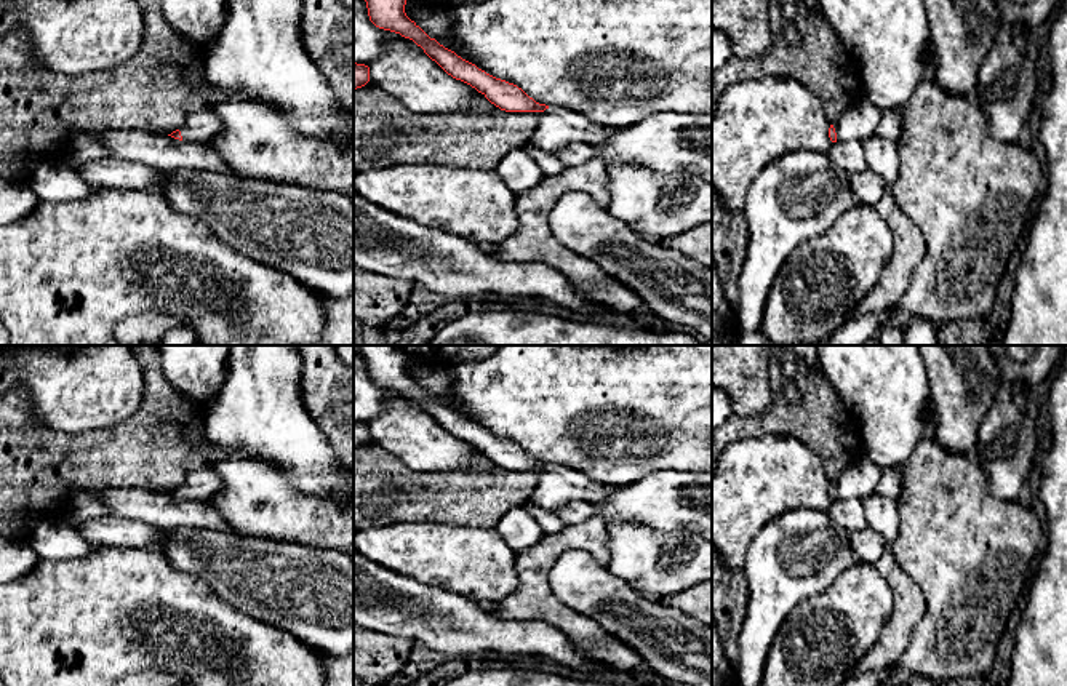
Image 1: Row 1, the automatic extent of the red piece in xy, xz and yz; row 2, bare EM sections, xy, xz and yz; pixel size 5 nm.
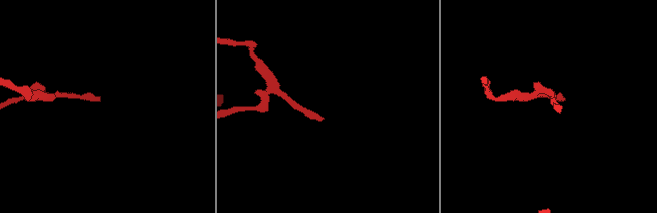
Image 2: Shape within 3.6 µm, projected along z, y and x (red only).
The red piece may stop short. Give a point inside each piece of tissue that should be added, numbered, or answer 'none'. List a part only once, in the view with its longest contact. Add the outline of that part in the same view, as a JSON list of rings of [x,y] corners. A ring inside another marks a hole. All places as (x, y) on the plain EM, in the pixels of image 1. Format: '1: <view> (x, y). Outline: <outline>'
1: yz (858, 480). Outline: [[[867,453],[849,465],[843,475],[833,483],[837,501],[840,499],[865,499],[878,485],[881,469],[873,464]]]

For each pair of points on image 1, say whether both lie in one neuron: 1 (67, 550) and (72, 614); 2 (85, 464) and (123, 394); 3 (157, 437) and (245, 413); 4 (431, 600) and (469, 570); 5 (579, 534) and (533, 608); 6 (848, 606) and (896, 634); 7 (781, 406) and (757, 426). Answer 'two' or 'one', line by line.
1: two
2: two
3: two
4: two
5: one
6: two
7: one

